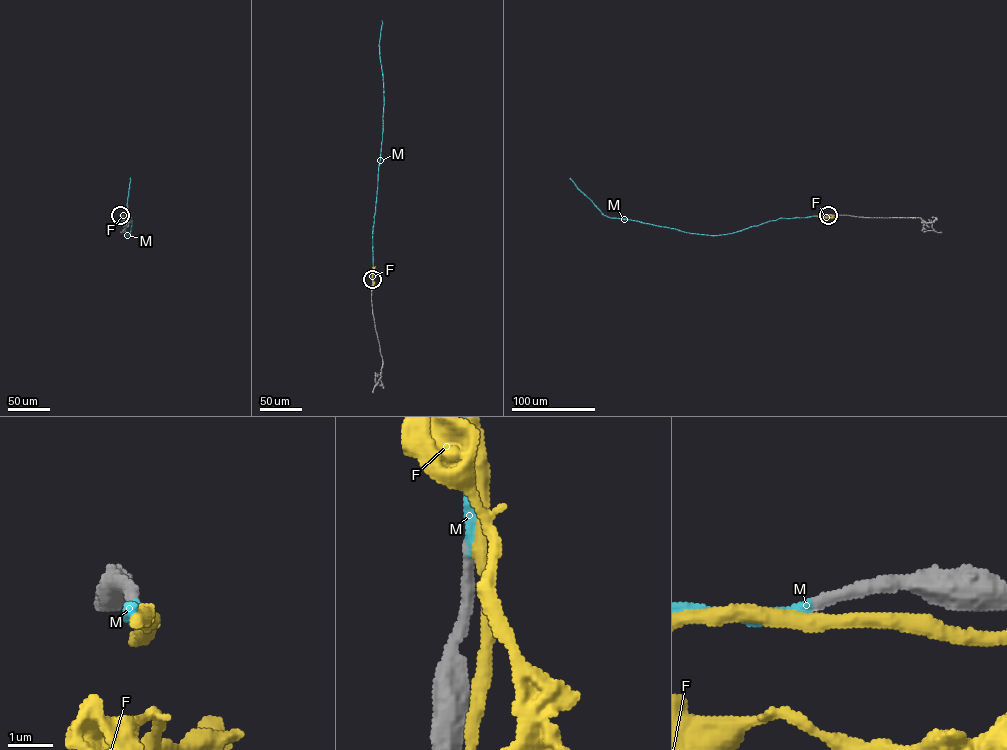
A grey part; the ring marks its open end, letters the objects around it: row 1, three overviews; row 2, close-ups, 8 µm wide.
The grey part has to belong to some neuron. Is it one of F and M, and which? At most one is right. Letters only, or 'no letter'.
M

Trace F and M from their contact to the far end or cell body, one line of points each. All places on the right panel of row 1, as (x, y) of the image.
F: (828, 215), (825, 216), (837, 217)
M: (828, 215), (780, 218), (725, 234), (691, 233), (607, 217), (570, 177)

